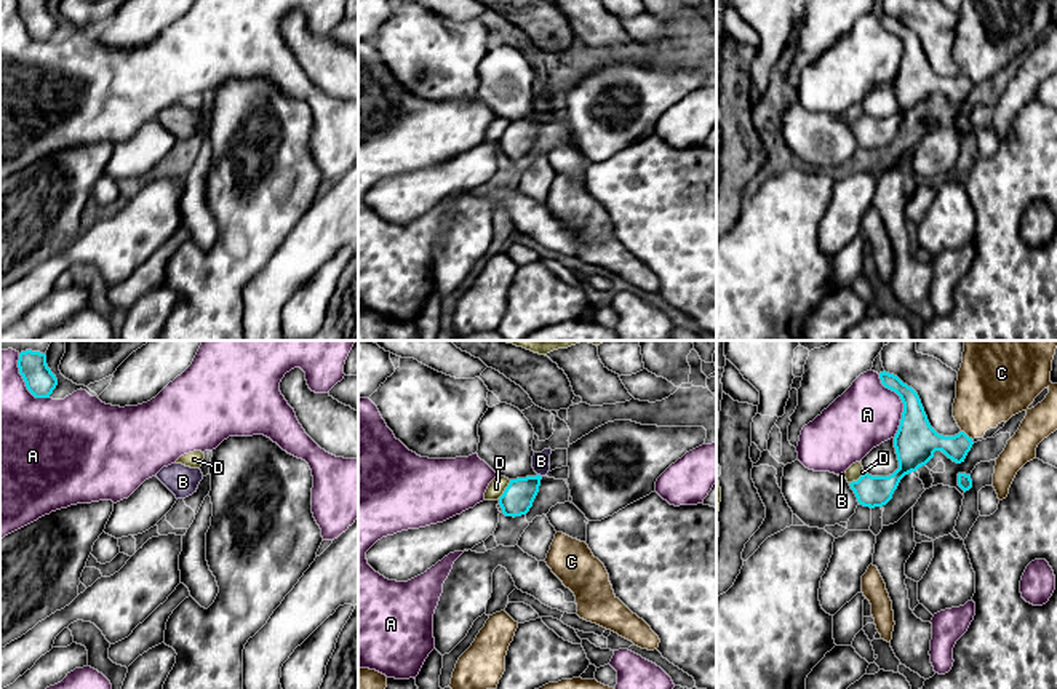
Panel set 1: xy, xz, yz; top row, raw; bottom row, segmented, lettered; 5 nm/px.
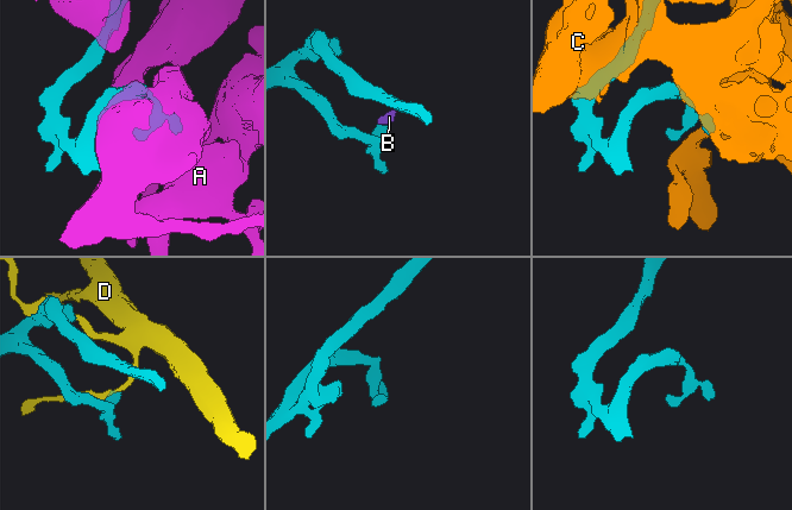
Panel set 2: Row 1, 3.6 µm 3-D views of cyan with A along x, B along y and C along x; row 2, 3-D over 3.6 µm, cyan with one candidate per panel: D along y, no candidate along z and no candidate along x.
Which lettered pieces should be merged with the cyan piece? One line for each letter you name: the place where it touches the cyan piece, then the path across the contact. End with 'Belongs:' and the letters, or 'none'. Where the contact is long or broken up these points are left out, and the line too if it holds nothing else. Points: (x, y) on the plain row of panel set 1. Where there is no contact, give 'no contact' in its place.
Belongs: none

